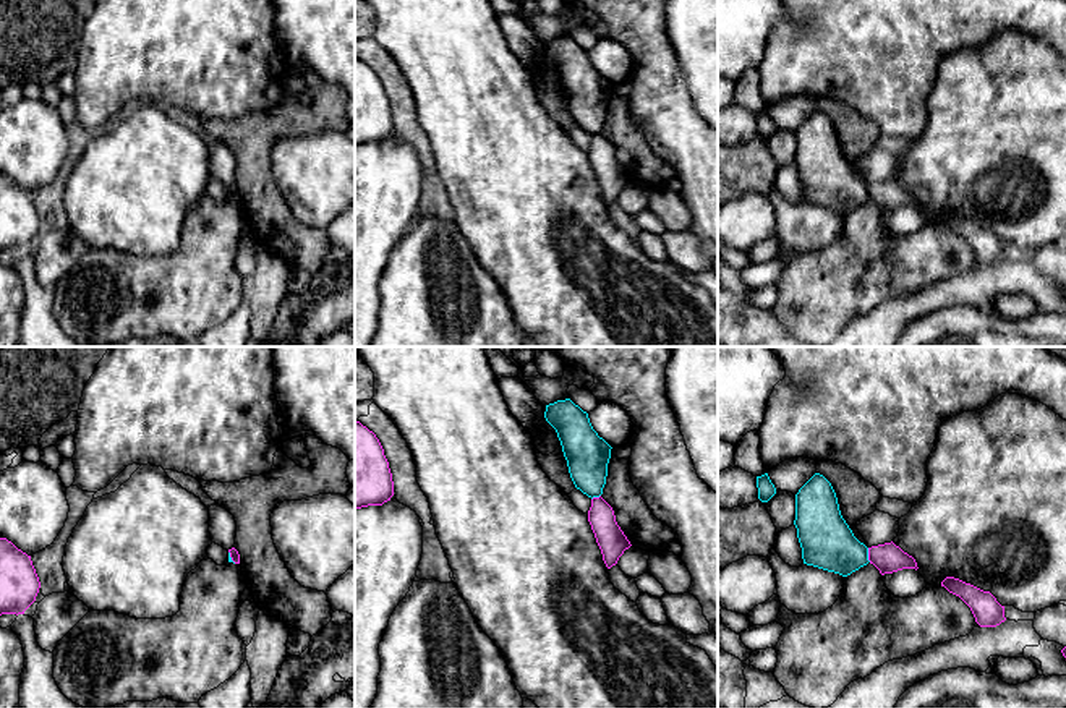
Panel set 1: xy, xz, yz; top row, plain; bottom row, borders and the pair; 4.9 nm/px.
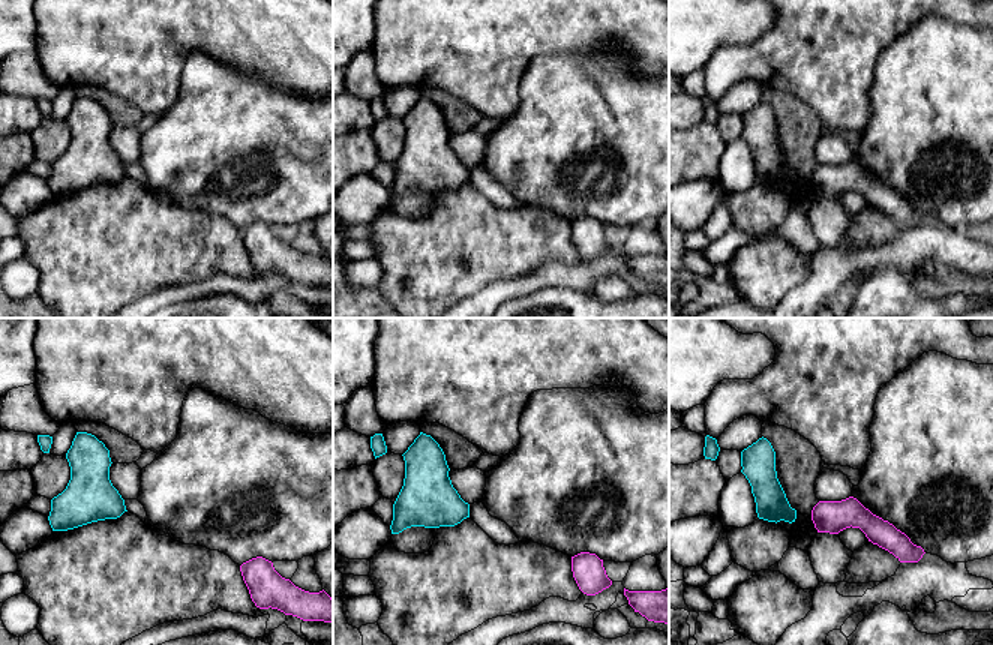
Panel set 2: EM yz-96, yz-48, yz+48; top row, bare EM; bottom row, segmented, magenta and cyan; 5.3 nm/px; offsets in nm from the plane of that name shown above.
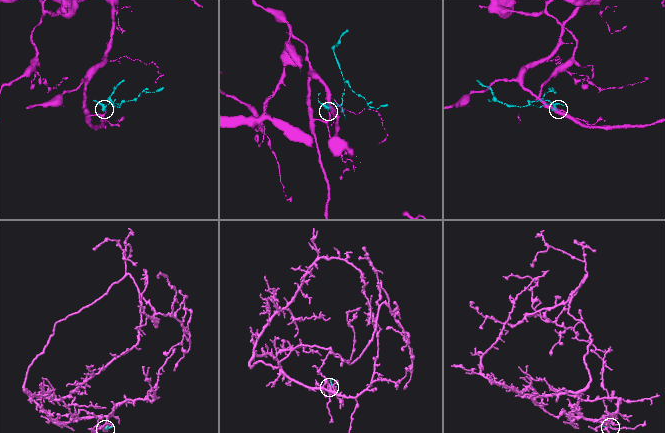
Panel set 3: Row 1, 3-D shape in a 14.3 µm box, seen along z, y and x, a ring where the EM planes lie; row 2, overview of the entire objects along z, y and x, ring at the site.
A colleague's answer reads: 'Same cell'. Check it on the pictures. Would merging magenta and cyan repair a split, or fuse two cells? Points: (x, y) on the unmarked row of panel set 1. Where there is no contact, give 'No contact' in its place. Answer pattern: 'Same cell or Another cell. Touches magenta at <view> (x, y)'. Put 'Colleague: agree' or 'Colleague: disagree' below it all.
Another cell. Touches magenta at yz (869, 191)
Colleague: disagree

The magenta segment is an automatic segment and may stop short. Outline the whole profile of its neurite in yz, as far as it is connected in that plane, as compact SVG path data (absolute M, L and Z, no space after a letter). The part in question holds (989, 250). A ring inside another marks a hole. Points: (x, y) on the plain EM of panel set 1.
M946 214L941 224L959 233L970 245L980 264L996 264L1006 258L1004 243L990 228L983 228L954 214Z

